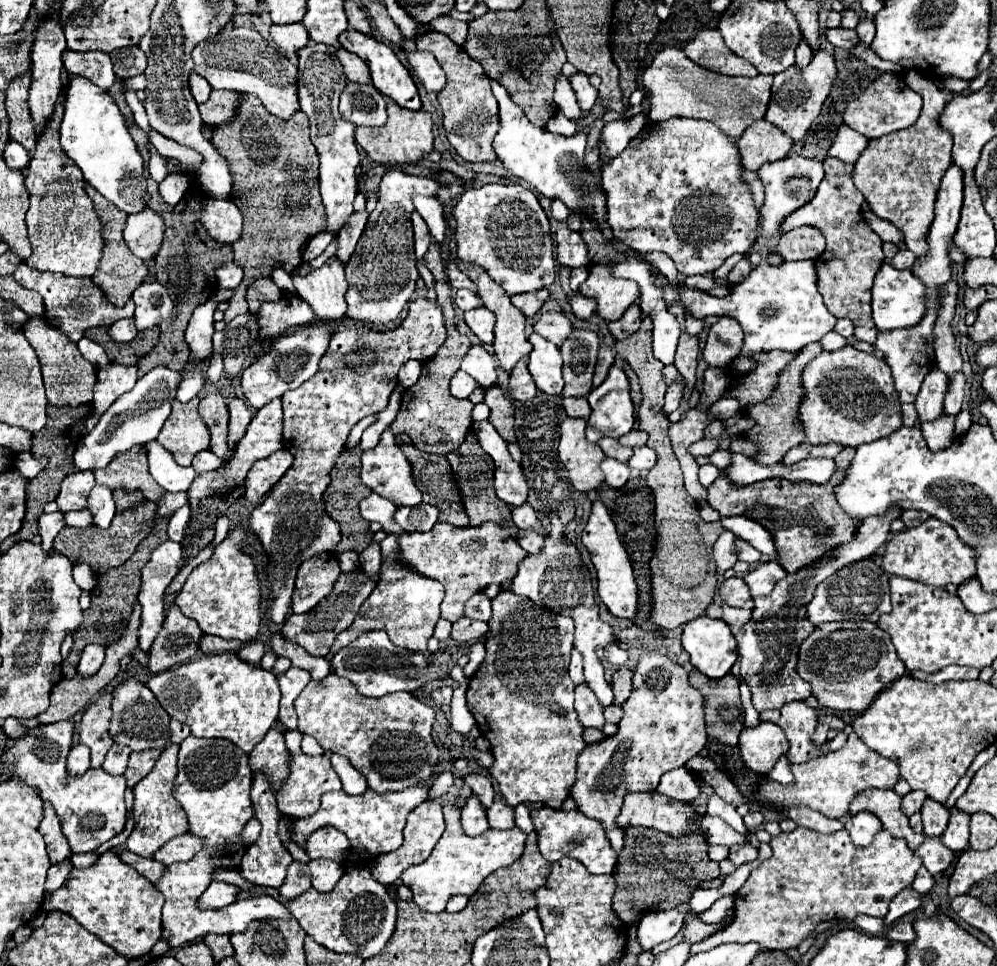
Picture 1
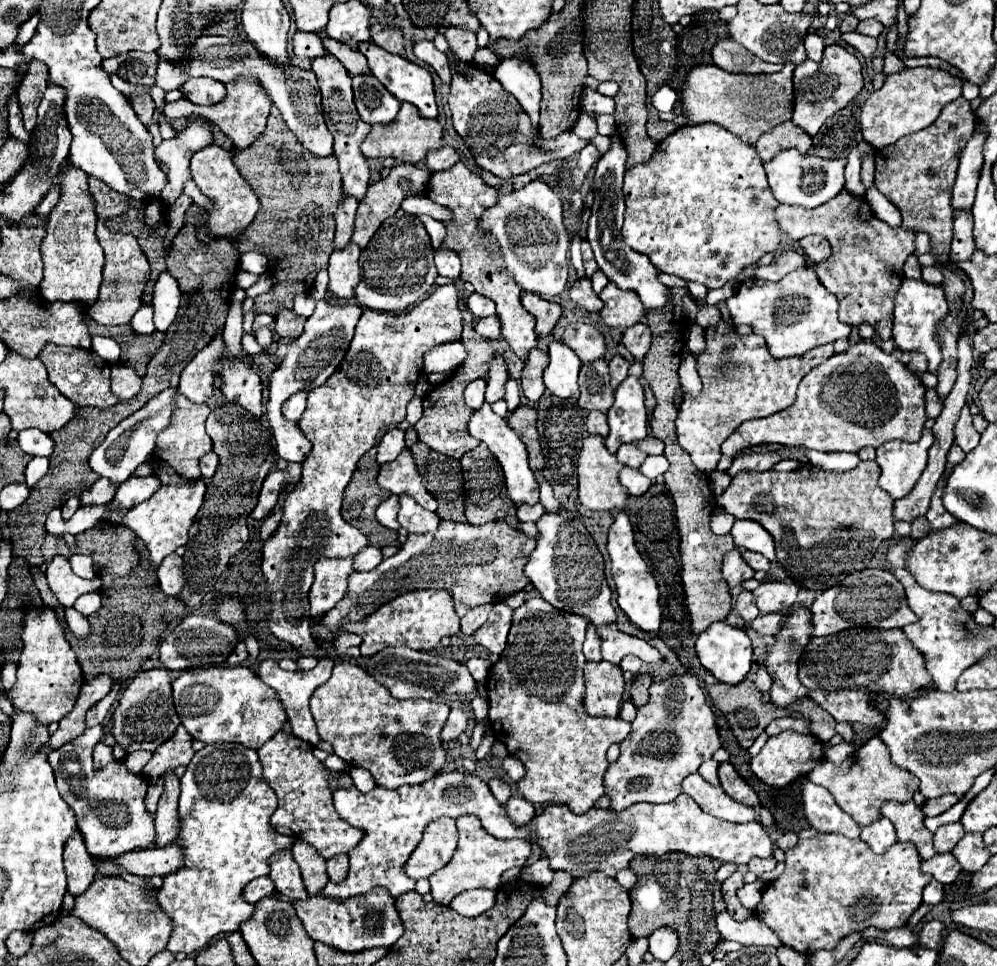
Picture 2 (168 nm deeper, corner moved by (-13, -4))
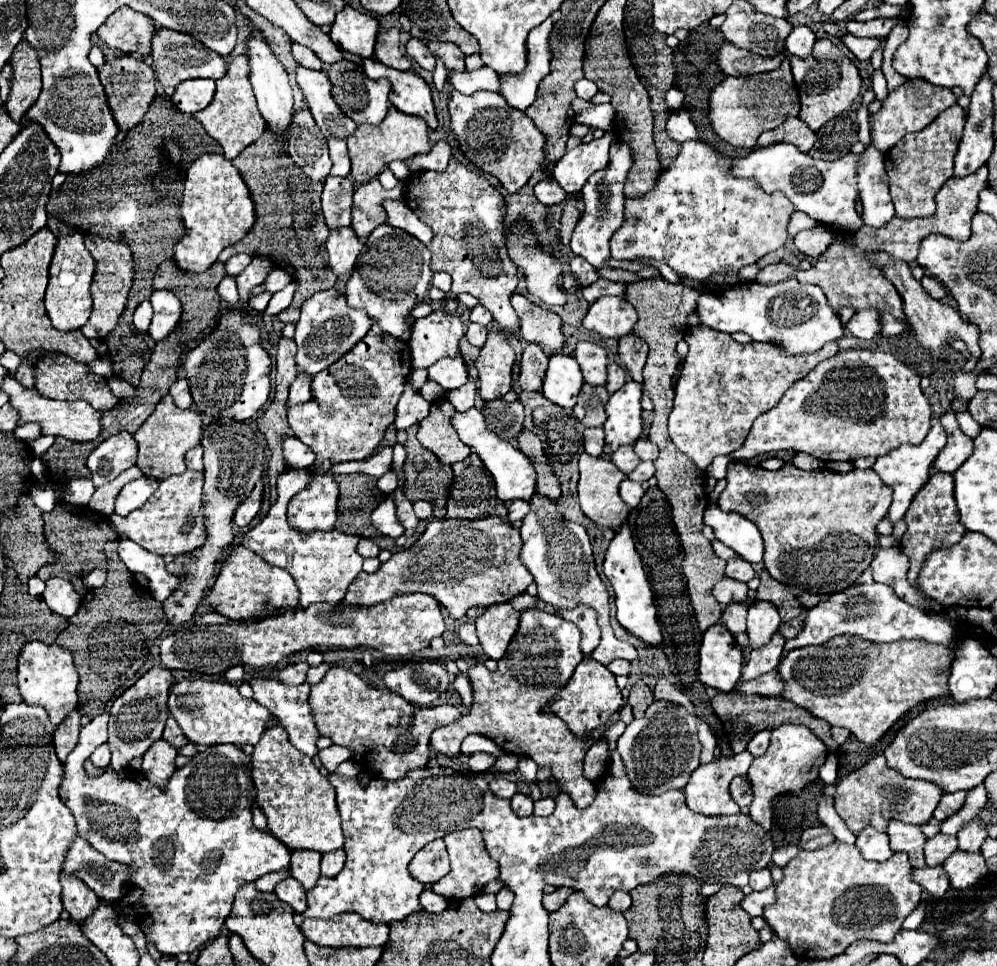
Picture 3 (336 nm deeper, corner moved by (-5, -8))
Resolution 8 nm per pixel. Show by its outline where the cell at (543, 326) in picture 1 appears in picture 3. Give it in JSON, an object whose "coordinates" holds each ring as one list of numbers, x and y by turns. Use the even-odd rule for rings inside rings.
{"coordinates":[[578,341,574,359,578,361,584,381,592,385,604,385,606,383,606,351,604,347,590,343,590,341]]}

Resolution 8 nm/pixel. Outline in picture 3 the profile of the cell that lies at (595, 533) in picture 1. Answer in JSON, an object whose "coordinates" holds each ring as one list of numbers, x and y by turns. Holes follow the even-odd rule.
{"coordinates":[[622,525,620,531,616,531,614,539,608,545,606,557,604,557,604,575,608,577,608,581,614,587,616,593,616,619,618,623,630,631,632,635,636,635,638,639,642,639,648,645,660,645,662,643,662,633,658,627,658,619,656,619,656,607,654,607,654,595,650,589,650,583,646,579,646,573,642,569,642,561,640,555,636,553,634,541,632,541,632,531,628,525]]}

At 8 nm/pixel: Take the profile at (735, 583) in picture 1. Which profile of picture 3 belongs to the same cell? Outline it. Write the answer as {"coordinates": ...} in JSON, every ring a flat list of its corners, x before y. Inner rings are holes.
{"coordinates":[[732,603,724,609,722,621,730,633,744,633,746,631,746,613,748,613,748,607,744,603]]}

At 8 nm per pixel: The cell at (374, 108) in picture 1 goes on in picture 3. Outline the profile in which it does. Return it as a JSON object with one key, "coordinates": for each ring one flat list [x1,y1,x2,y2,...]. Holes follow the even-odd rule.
{"coordinates":[[342,59,330,67,326,67,328,77,332,81,332,93,336,97,336,103,340,105,340,109,354,119,358,125,362,123,370,123,370,125,380,125,382,119,386,117,388,109,390,109,390,101,388,101,388,93,390,93,390,85,388,81,380,79,380,81,372,81,366,77,366,73,360,69,360,65]]}

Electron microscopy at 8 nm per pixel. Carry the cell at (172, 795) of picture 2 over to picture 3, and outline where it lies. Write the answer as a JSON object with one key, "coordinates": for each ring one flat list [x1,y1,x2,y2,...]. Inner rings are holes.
{"coordinates":[[156,741,148,753,144,753,142,757,142,773,146,775,146,779,152,785,158,785,160,789,166,789,172,773,176,771,174,767,174,757,176,757,176,749,172,749,172,745,168,745,166,741]]}

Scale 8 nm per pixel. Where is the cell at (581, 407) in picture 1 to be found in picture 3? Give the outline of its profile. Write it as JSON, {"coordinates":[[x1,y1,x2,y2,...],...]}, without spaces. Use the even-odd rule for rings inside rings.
{"coordinates":[[592,427,584,431,584,447,588,455,602,455,604,447,604,429,602,427]]}

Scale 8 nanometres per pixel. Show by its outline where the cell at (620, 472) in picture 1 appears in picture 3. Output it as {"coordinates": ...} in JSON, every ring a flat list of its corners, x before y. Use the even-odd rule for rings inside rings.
{"coordinates":[[624,479,624,481,620,483,620,497,622,497,630,507,636,507,636,505,640,503,642,495,644,495,644,487,642,487,640,483,636,483,636,481,632,481,632,479]]}

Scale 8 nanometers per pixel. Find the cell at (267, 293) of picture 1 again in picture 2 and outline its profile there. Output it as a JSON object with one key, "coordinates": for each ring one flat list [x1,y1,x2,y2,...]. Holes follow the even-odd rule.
{"coordinates":[[280,309,278,315,276,315,276,321,274,321,274,329,280,337,286,337,286,339,294,339,294,337,300,337,302,333,302,327,304,327,304,317,298,317,294,311,288,311,288,309]]}

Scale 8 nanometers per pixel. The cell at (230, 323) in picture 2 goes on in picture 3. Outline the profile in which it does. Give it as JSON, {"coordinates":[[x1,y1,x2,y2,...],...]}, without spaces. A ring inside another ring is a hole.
{"coordinates":[[224,277,218,285,218,295,226,301,228,307,238,303,238,291,236,291,236,281,232,277]]}

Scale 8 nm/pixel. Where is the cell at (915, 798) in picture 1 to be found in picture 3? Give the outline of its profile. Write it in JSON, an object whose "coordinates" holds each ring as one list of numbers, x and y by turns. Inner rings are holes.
{"coordinates":[[956,791,956,793,946,793,942,799,940,799,940,805,934,809,934,819,942,821,944,817,956,813,962,805,964,805,964,797,966,797,966,791]]}

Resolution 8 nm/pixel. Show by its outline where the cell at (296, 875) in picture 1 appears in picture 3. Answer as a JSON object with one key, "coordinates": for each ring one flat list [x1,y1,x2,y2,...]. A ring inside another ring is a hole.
{"coordinates":[[304,849,292,851,290,875,296,881,300,881,306,891,310,891,316,885,316,881,320,879,320,853,304,851]]}

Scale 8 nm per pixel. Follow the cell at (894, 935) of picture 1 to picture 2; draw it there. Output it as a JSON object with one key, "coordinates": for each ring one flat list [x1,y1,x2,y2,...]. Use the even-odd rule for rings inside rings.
{"coordinates":[[930,921,930,923,924,923,922,931,918,933,918,935,920,935,920,945,926,947,926,949,938,949,940,943,942,943,944,929,946,929,946,925,944,925,942,921]]}

